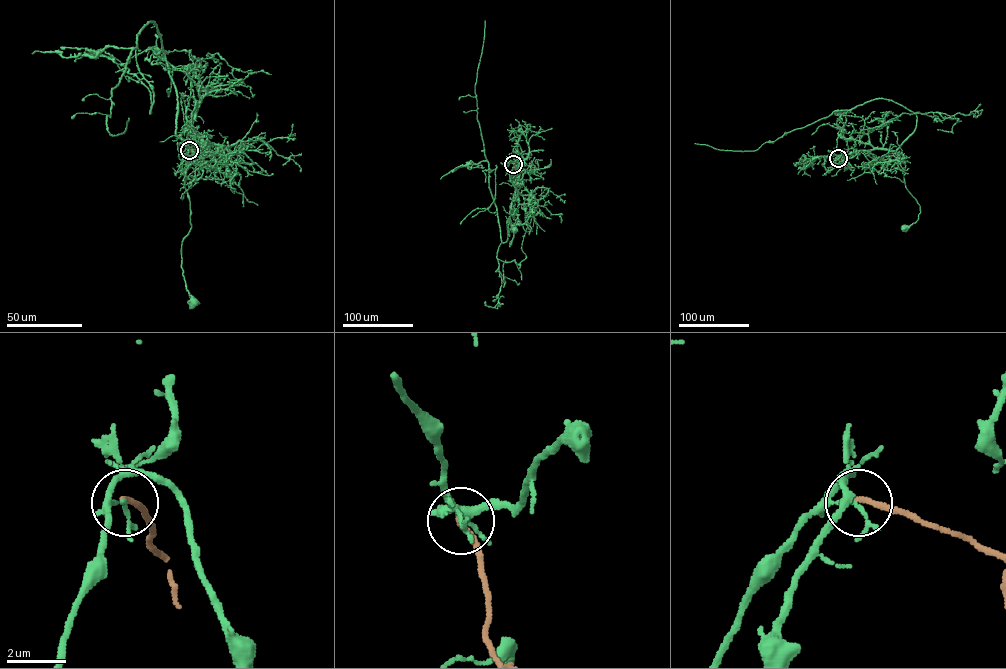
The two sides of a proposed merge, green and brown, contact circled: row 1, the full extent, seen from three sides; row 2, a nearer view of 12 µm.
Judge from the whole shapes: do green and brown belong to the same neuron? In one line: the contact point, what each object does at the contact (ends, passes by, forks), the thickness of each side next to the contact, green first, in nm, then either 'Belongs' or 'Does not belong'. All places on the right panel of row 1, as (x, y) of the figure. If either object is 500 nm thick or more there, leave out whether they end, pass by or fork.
Place: (838, 158). At the ring green ends. At the ring brown ends. Thickness 160 nm (green) against 200 nm. Does not belong

